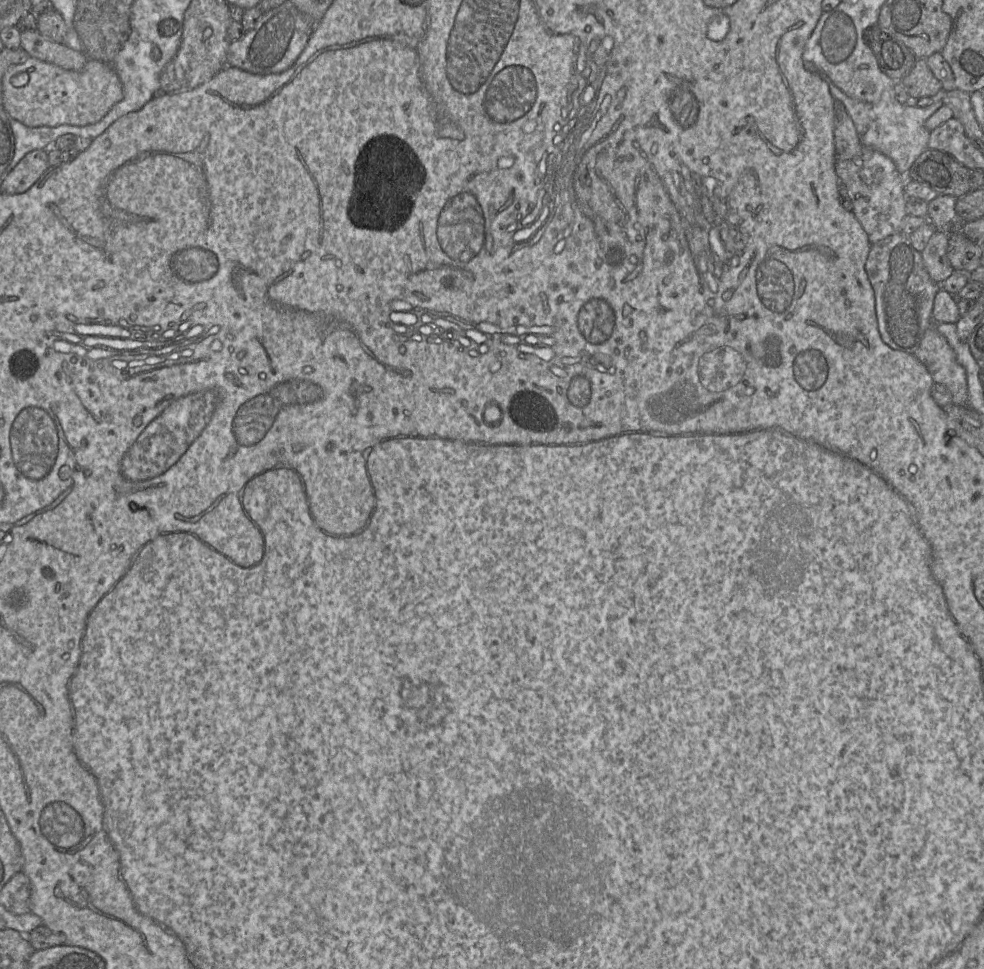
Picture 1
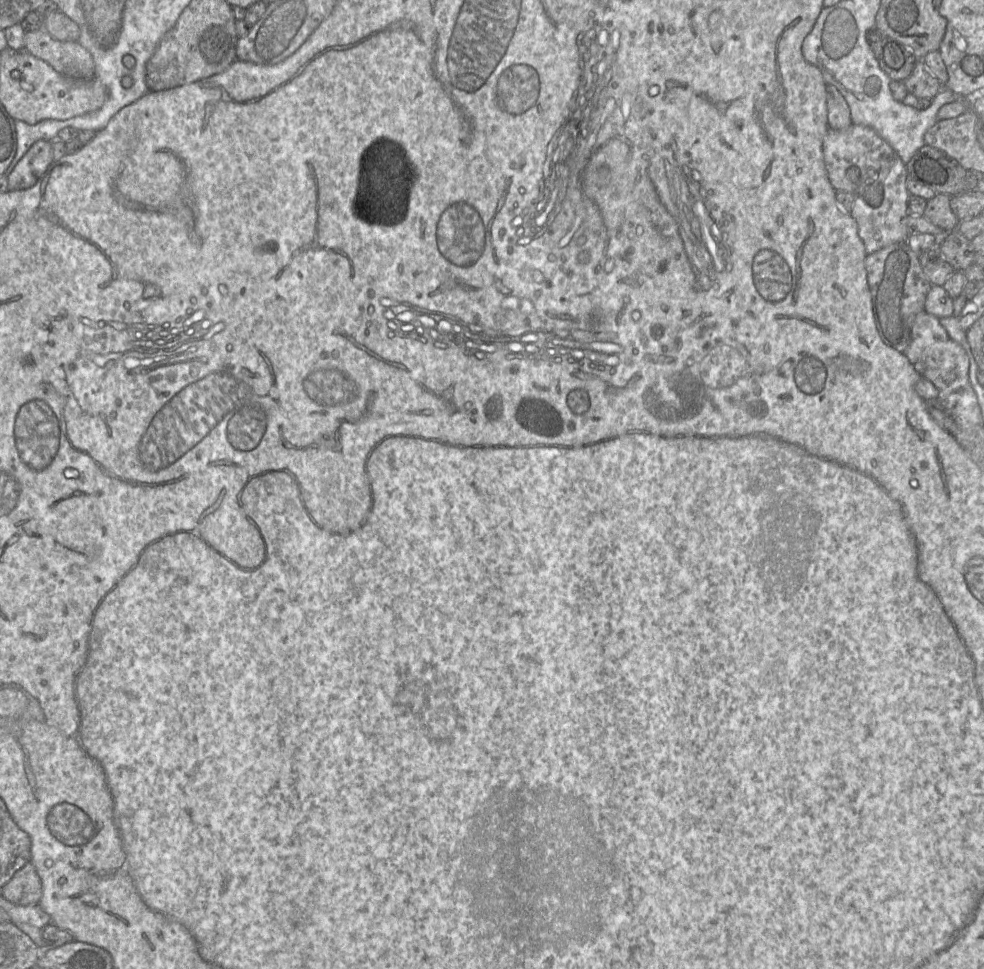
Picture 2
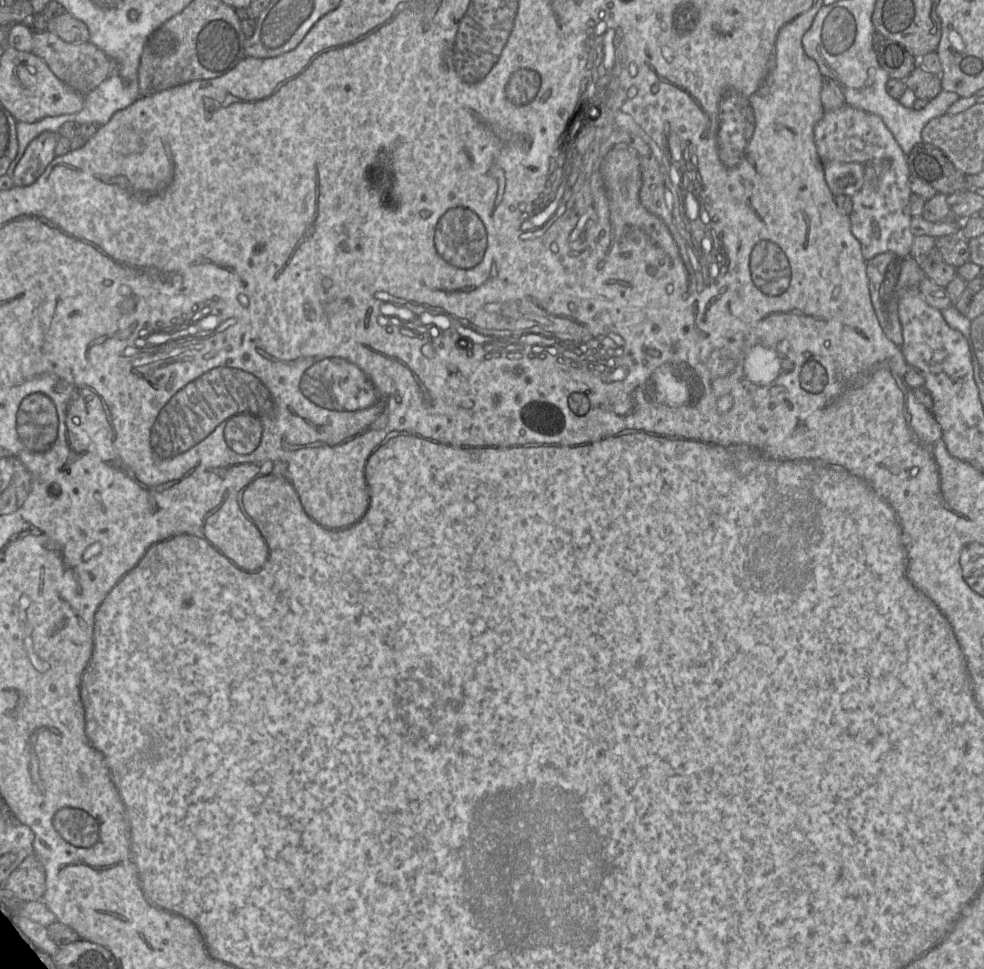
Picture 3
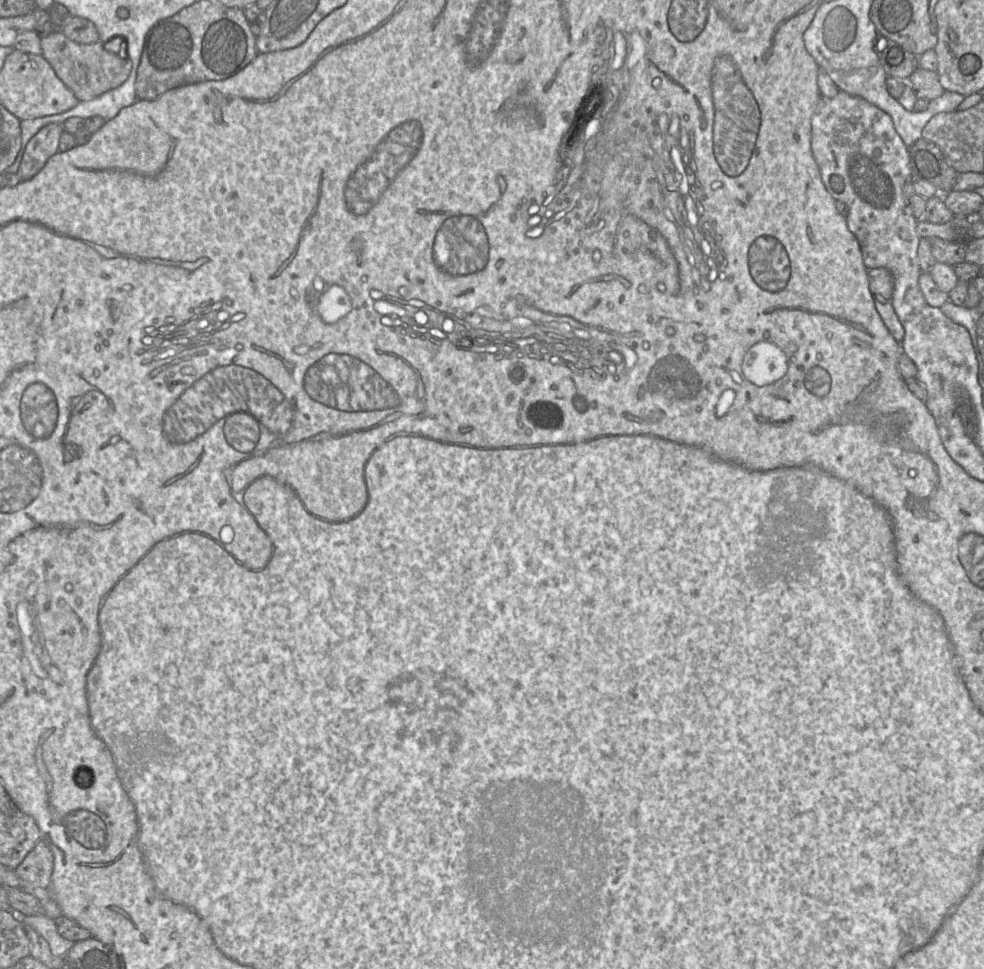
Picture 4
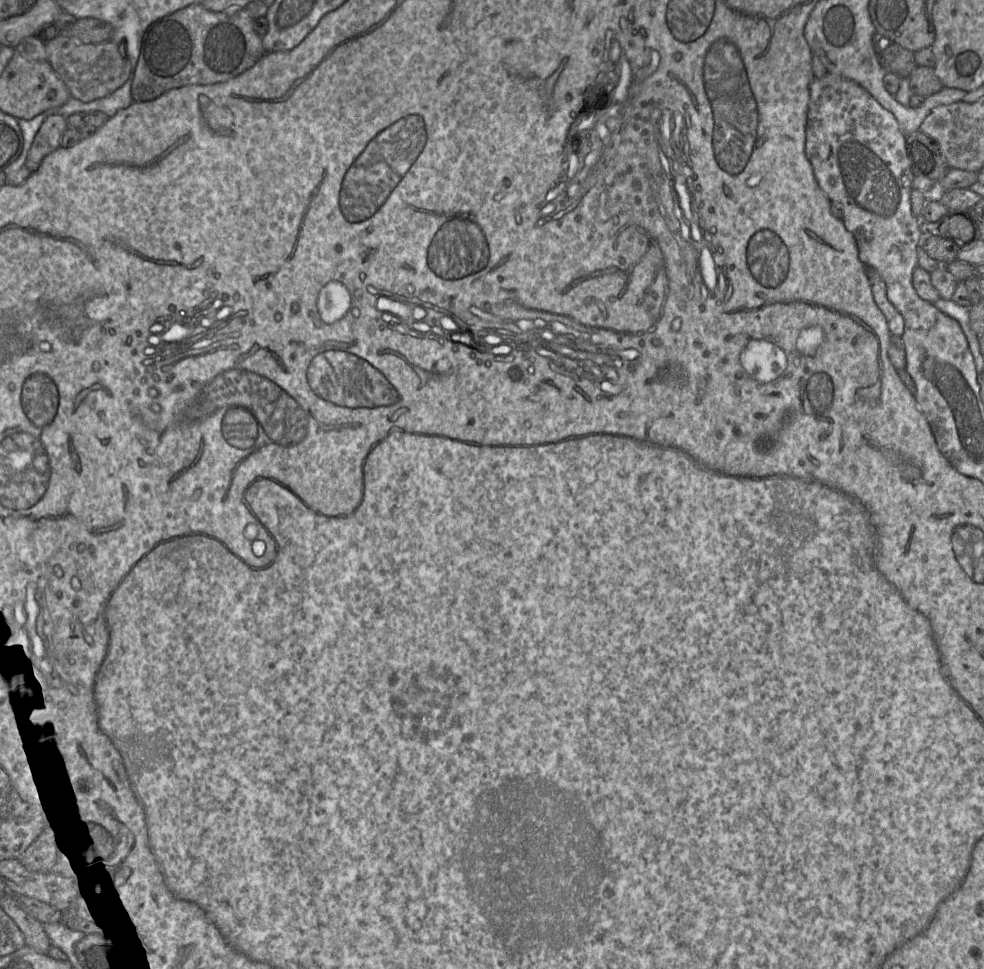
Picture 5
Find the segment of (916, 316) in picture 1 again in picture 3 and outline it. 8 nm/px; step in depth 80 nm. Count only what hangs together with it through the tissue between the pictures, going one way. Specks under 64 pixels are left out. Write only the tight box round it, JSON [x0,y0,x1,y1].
[866,252,926,348]

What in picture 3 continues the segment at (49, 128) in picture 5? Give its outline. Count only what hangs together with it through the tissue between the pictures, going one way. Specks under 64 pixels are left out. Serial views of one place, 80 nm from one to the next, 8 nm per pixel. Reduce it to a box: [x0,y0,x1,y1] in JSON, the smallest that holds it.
[13,131,57,186]

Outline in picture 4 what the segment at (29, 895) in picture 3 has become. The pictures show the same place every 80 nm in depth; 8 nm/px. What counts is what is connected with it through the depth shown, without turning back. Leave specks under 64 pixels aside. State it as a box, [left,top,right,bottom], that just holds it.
[15,839,54,890]

